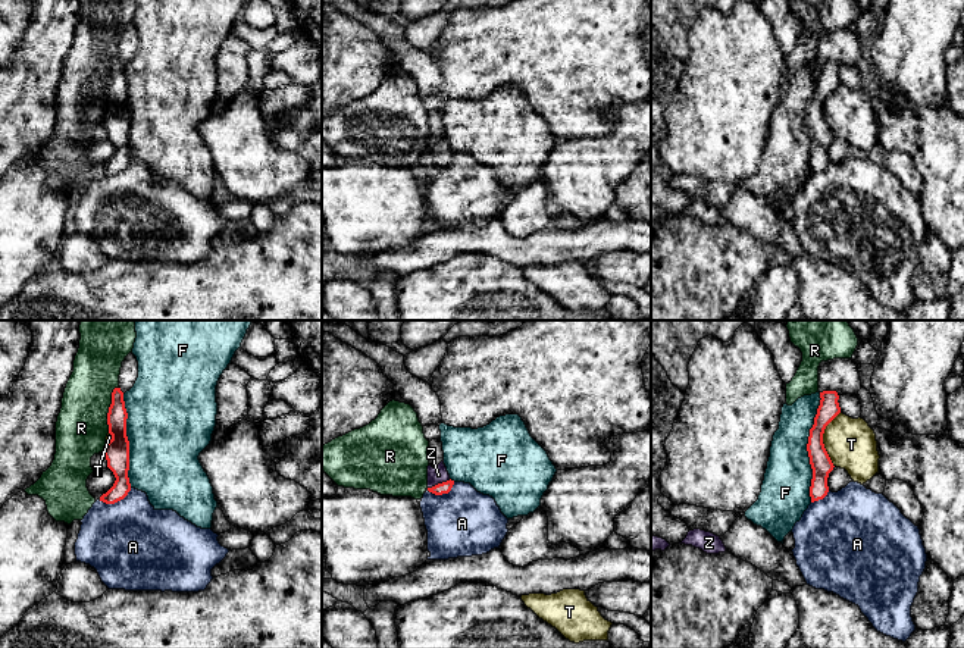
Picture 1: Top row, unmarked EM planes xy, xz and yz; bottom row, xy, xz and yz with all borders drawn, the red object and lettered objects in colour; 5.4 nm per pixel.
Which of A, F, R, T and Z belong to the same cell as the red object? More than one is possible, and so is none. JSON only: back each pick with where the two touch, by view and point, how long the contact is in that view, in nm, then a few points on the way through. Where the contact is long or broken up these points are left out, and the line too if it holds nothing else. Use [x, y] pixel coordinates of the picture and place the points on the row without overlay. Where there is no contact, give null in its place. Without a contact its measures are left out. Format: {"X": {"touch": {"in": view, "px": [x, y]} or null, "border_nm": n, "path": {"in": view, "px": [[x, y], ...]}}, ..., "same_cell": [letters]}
{"Z": {"touch": {"in": "xz", "px": [438, 155]}, "border_nm": 140, "path": {"in": "xz", "px": [[445, 157], [438, 155], [438, 146]]}}, "same_cell": ["Z"]}

